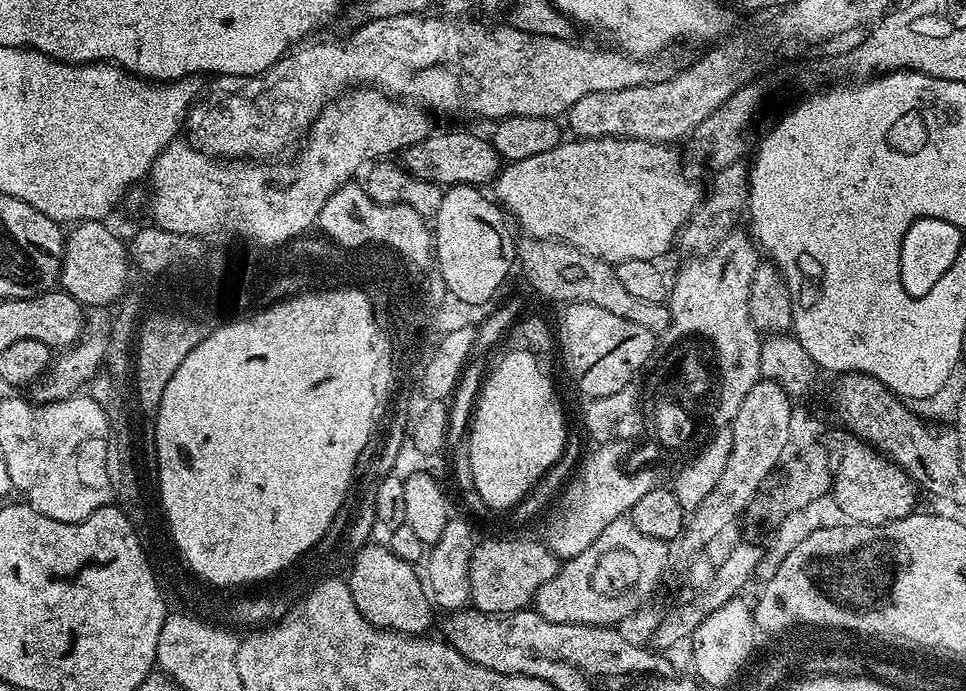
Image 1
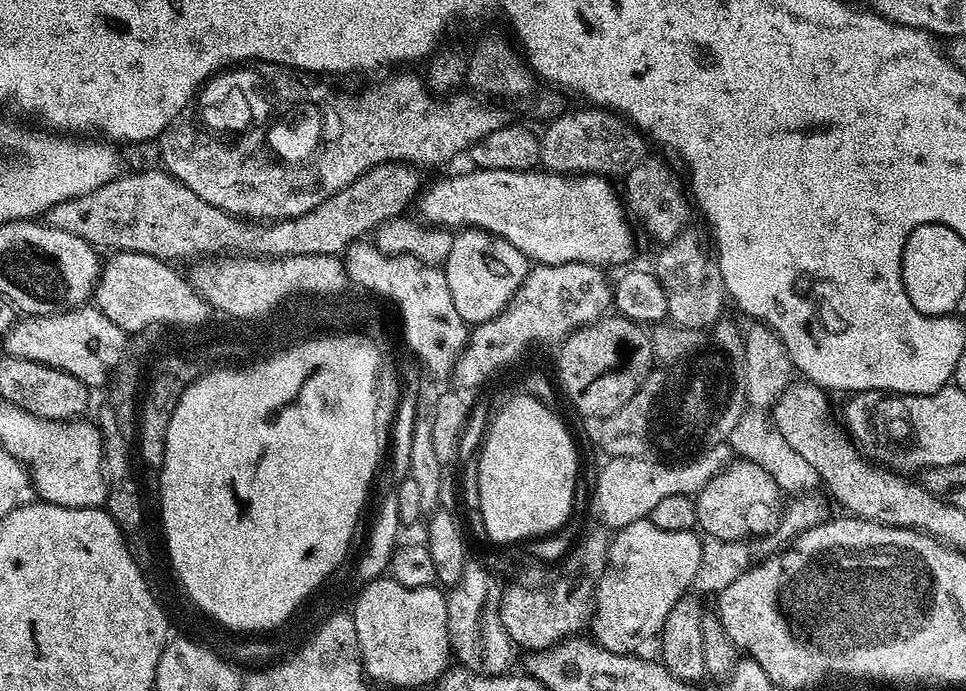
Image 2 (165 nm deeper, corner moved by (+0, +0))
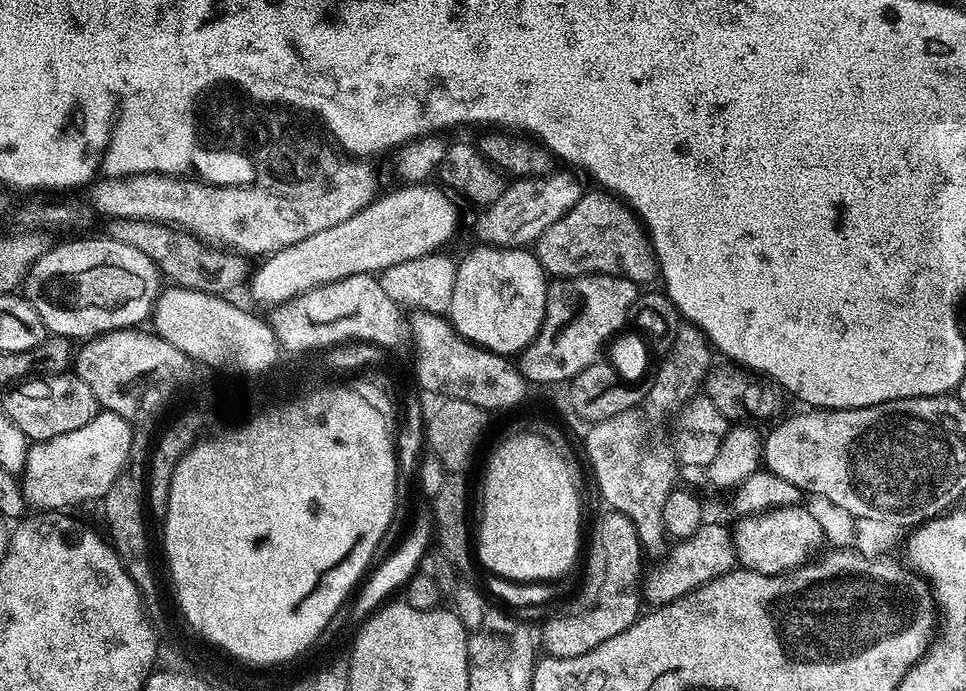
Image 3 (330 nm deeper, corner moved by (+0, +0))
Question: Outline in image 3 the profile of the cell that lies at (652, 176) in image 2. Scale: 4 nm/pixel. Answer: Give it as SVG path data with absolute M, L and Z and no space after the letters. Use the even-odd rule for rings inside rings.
M607 190L585 191L584 195L574 202L574 206L554 226L547 228L535 241L534 251L544 267L545 273L552 278L566 276L621 276L637 286L648 286L652 279L657 279L658 265L656 251L648 239L647 231L639 216L628 207L619 196Z

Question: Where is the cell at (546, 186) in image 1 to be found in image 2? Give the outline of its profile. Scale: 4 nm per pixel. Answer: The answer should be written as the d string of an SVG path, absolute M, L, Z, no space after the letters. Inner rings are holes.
M476 168L472 172L464 172L461 176L448 176L445 180L436 180L432 185L425 187L419 193L418 205L420 204L421 221L429 225L445 230L463 230L466 228L480 228L483 232L489 232L495 236L501 236L510 246L514 246L522 255L528 257L529 261L536 264L569 264L570 262L582 262L583 264L594 264L597 266L609 266L608 264L627 265L632 256L632 228L626 209L621 197L611 188L609 181L603 176L585 176L583 174L561 174L547 170L533 170L531 172L519 172L518 170L486 170Z

